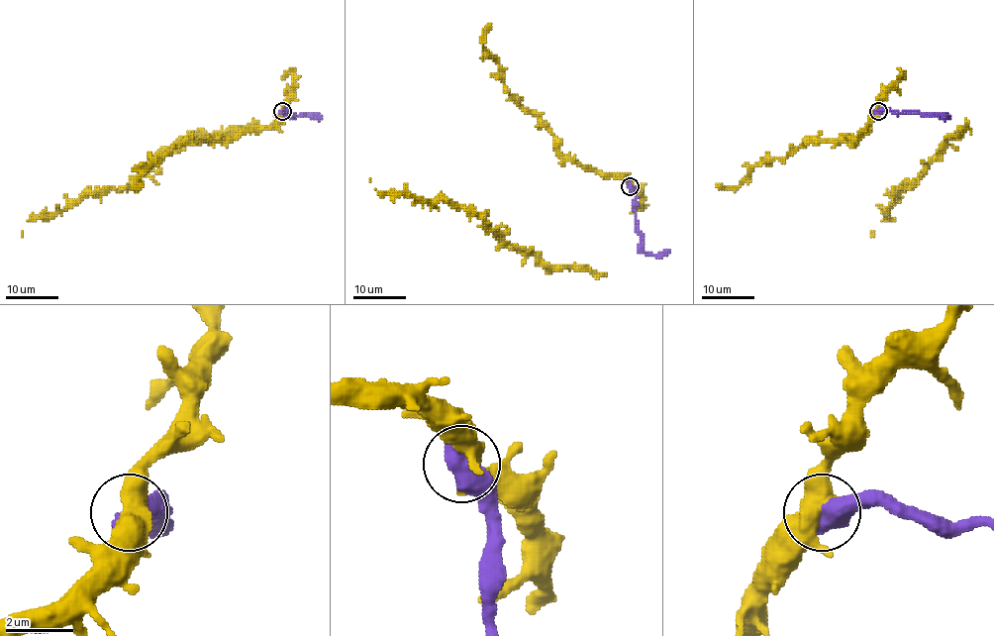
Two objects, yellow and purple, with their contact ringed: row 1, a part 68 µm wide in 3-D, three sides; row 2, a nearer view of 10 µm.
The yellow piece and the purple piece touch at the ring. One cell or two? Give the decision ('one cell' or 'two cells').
two cells

